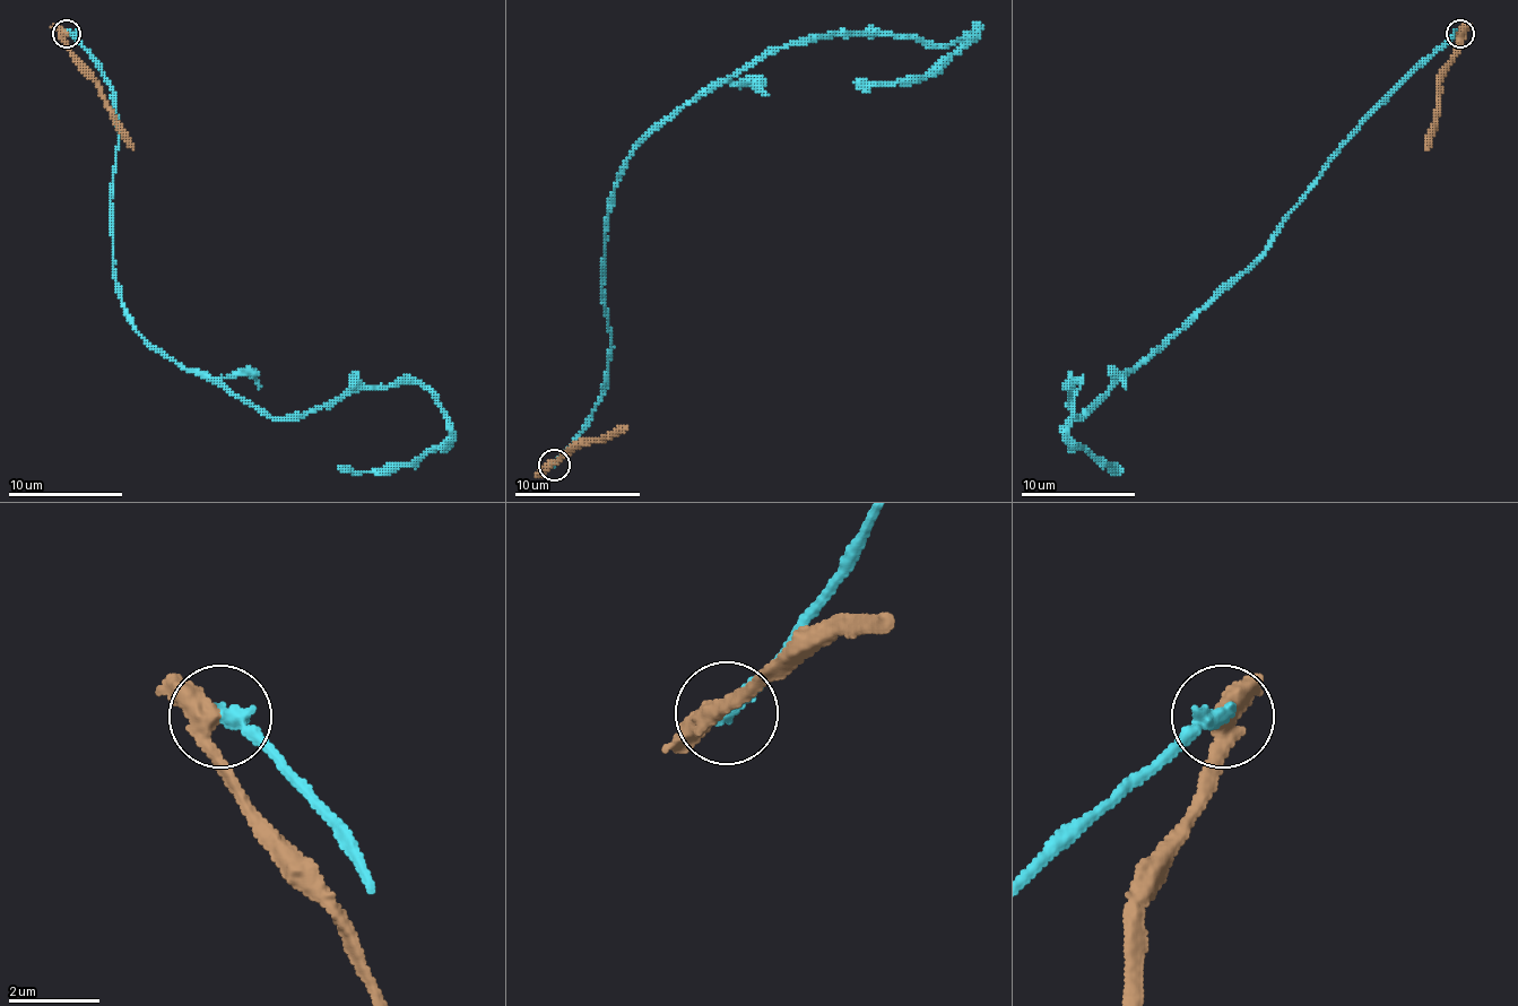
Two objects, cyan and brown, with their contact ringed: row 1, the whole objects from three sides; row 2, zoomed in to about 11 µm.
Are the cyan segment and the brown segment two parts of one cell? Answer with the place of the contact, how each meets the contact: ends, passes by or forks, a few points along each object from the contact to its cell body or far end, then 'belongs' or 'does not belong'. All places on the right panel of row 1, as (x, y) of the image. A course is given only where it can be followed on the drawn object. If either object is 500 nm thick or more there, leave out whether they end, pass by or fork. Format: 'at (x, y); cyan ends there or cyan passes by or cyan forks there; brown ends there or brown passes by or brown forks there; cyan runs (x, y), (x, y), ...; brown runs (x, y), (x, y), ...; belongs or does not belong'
at (1460, 33); cyan ends there; brown passes by; cyan runs (1459, 33), (1343, 147), (1242, 272), (1083, 417), (1072, 409), (1072, 389), (1080, 383), (1068, 438), (1115, 466); brown runs (1459, 33), (1459, 46), (1439, 84), (1437, 130), (1425, 149); does not belong

